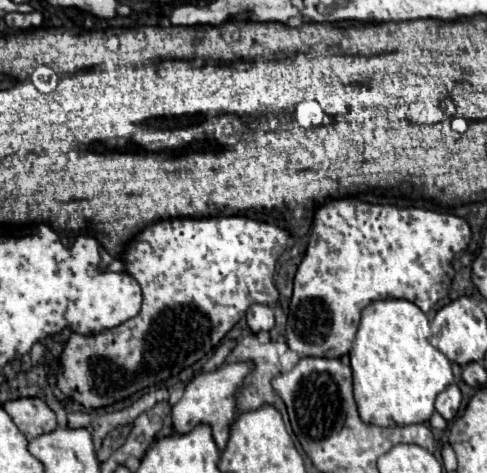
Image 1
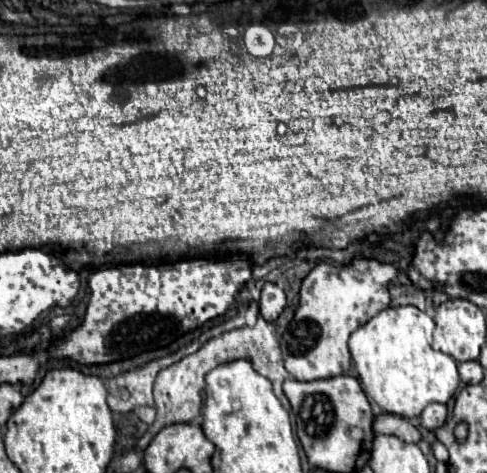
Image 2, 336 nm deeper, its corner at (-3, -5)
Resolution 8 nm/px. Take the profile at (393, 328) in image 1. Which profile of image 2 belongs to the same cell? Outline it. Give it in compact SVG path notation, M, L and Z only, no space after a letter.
M389 307L379 311L373 319L357 327L351 337L349 337L349 351L355 363L355 369L359 373L361 387L365 395L375 401L385 413L393 413L405 419L415 419L419 413L429 405L429 403L447 403L457 387L459 387L459 373L457 373L457 363L439 351L433 351L431 341L433 341L433 331L435 331L435 321L425 313L419 311L417 307Z

